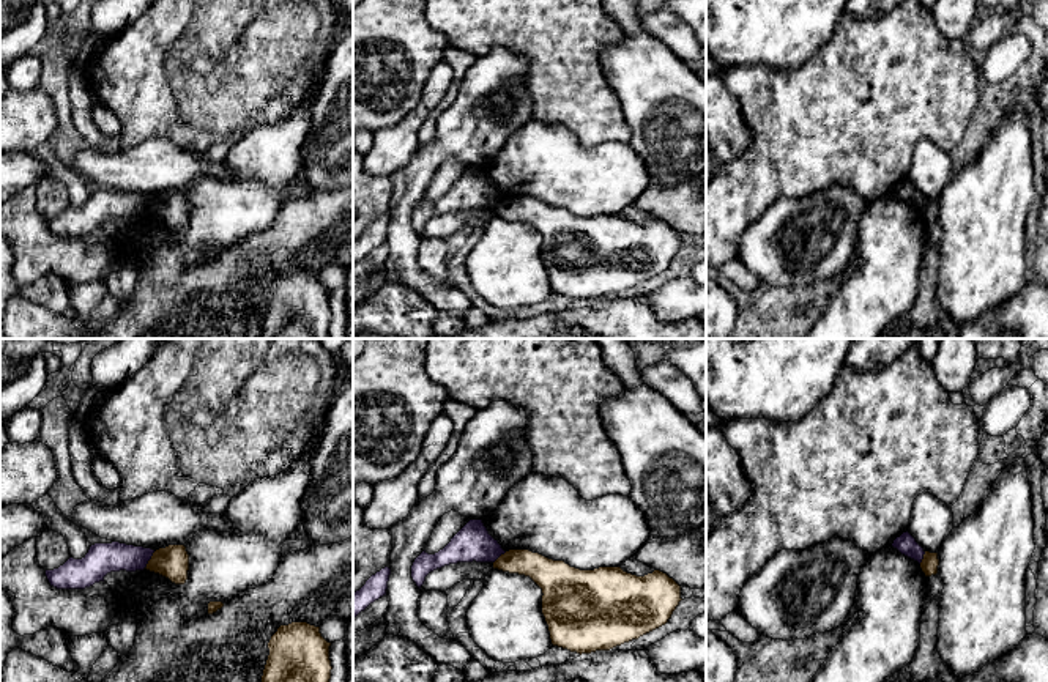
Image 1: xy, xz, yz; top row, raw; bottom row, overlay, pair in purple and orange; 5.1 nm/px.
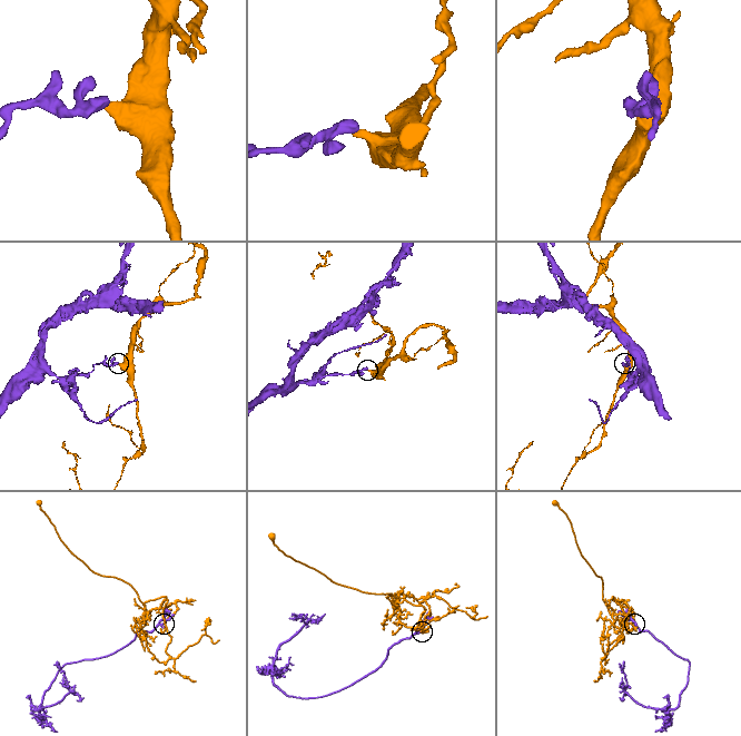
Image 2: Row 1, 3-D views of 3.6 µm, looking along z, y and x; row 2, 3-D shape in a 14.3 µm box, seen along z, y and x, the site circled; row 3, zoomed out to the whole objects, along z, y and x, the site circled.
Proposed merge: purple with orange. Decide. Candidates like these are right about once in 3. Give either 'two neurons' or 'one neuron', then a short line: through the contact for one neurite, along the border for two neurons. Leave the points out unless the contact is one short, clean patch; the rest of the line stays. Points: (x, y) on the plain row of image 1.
two neurons; line xy (155, 199), (144, 214)

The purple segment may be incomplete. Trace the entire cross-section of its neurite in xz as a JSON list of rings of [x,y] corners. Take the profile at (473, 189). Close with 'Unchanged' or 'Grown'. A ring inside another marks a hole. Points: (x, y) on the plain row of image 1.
[[[470,167],[438,200],[424,197],[411,213],[411,225],[421,236],[426,224],[437,216],[457,209],[495,209],[504,200],[482,167]]]. Unchanged

